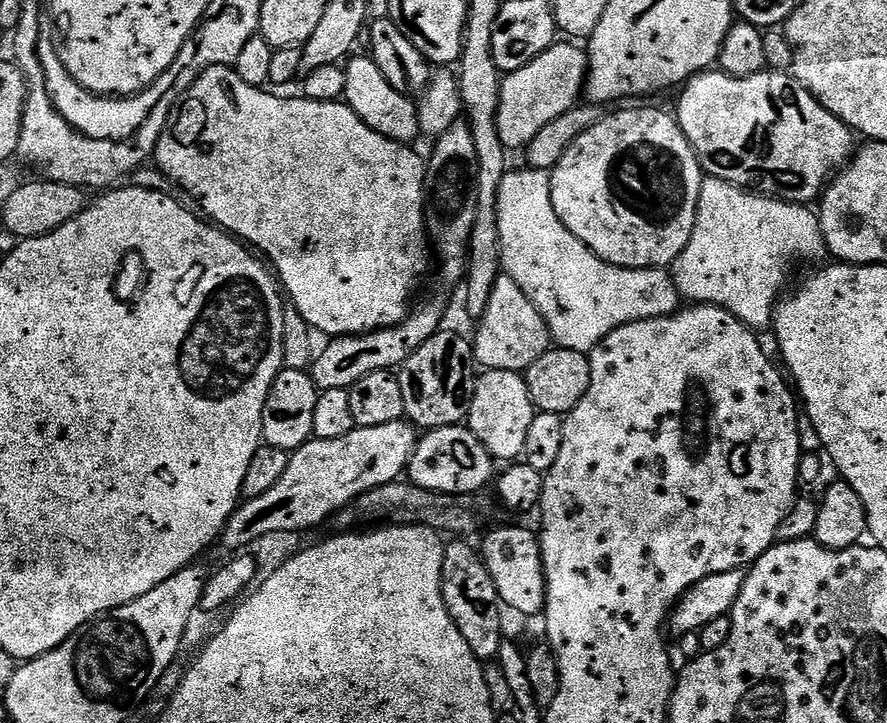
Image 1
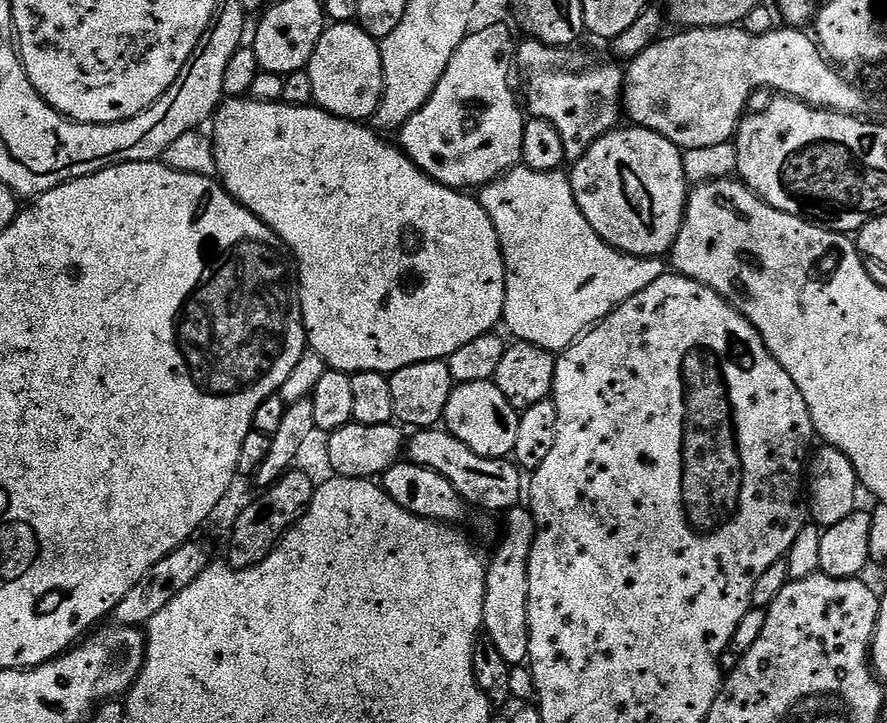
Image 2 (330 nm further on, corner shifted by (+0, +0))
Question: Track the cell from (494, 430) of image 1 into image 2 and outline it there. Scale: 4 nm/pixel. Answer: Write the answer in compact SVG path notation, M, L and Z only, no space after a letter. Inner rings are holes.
M479 380L469 384L456 384L450 394L450 402L446 402L443 427L458 442L466 442L474 454L482 454L482 458L503 460L512 456L514 441L518 438L518 422L520 412L510 402L506 402L506 394L498 390L492 380Z

